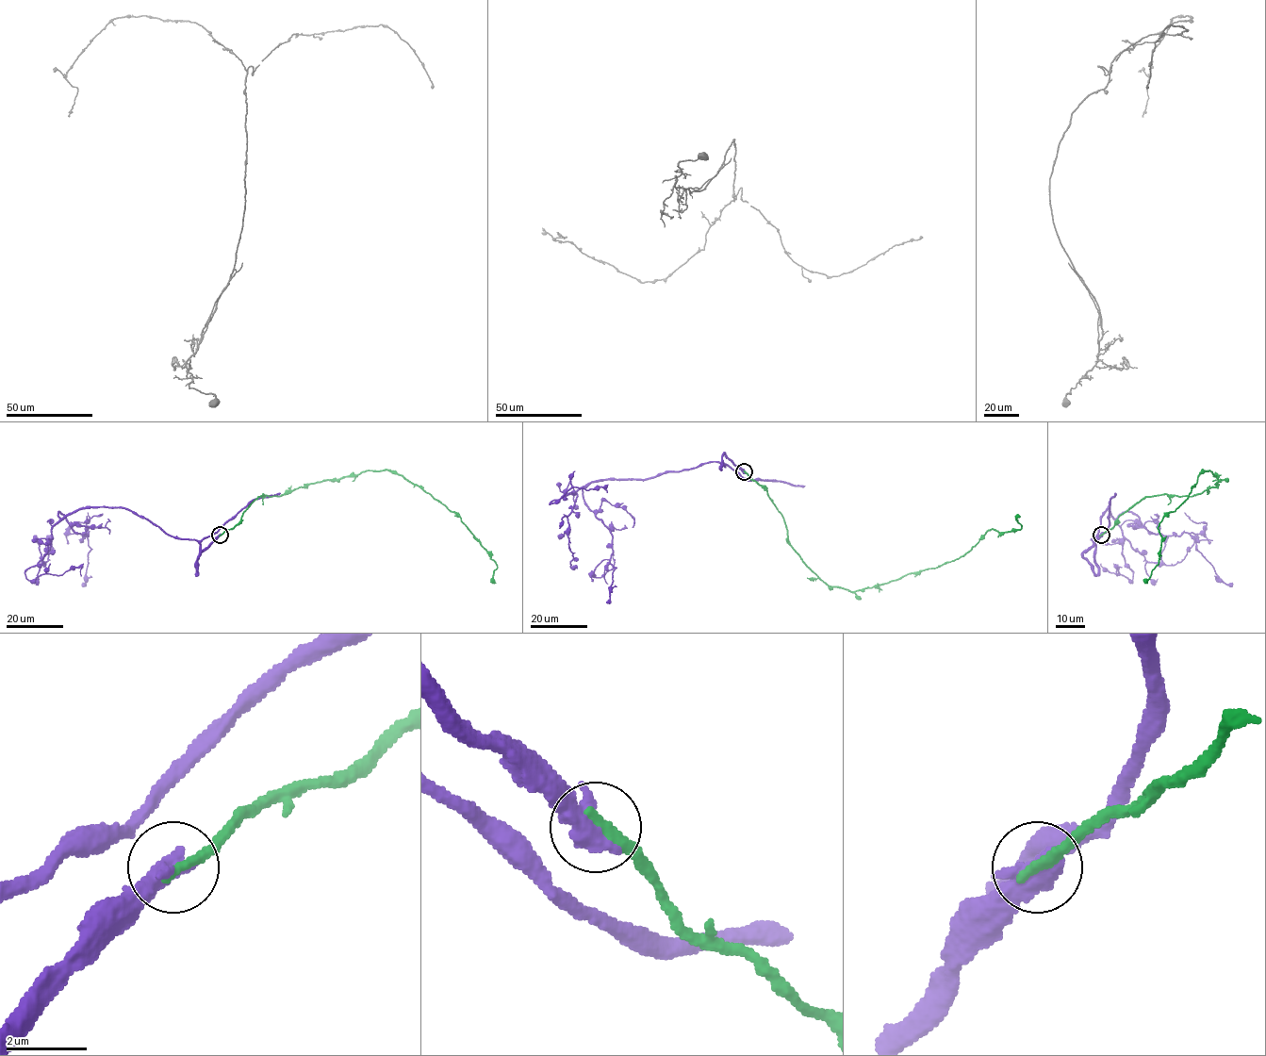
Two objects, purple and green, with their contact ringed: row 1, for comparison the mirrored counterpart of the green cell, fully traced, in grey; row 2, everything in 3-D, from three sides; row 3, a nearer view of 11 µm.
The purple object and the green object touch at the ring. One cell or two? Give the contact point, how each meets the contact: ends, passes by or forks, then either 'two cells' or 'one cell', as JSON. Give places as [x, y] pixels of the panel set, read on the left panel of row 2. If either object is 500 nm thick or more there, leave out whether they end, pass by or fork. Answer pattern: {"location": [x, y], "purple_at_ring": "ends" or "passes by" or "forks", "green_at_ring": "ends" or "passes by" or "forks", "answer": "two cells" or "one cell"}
{"location": [220, 535], "answer": "two cells"}

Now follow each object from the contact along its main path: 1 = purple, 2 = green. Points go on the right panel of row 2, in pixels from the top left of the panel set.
1: (1101, 535), (1083, 553), (1095, 574), (1091, 539), (1109, 507), (1150, 534), (1187, 532), (1232, 586)
2: (1101, 535), (1143, 499), (1200, 494), (1221, 480), (1203, 470), (1189, 496), (1163, 518), (1159, 562), (1144, 584)

